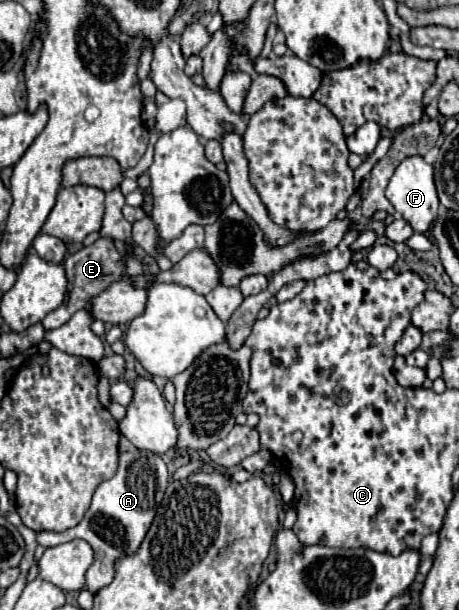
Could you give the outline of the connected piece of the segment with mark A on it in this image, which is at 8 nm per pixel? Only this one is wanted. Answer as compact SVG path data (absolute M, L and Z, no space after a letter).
M132 448L130 452L120 454L118 472L110 480L106 480L98 486L98 490L94 492L94 498L92 498L92 506L88 508L82 522L66 532L38 532L36 534L38 544L48 548L48 546L56 546L56 542L66 542L66 540L74 540L74 538L86 540L96 554L92 566L88 568L88 574L86 574L86 588L92 594L96 594L100 588L104 588L112 582L114 562L128 554L134 554L138 550L140 542L144 540L144 536L154 520L156 508L162 502L166 484L168 484L168 468L166 468L164 460L152 452Z

